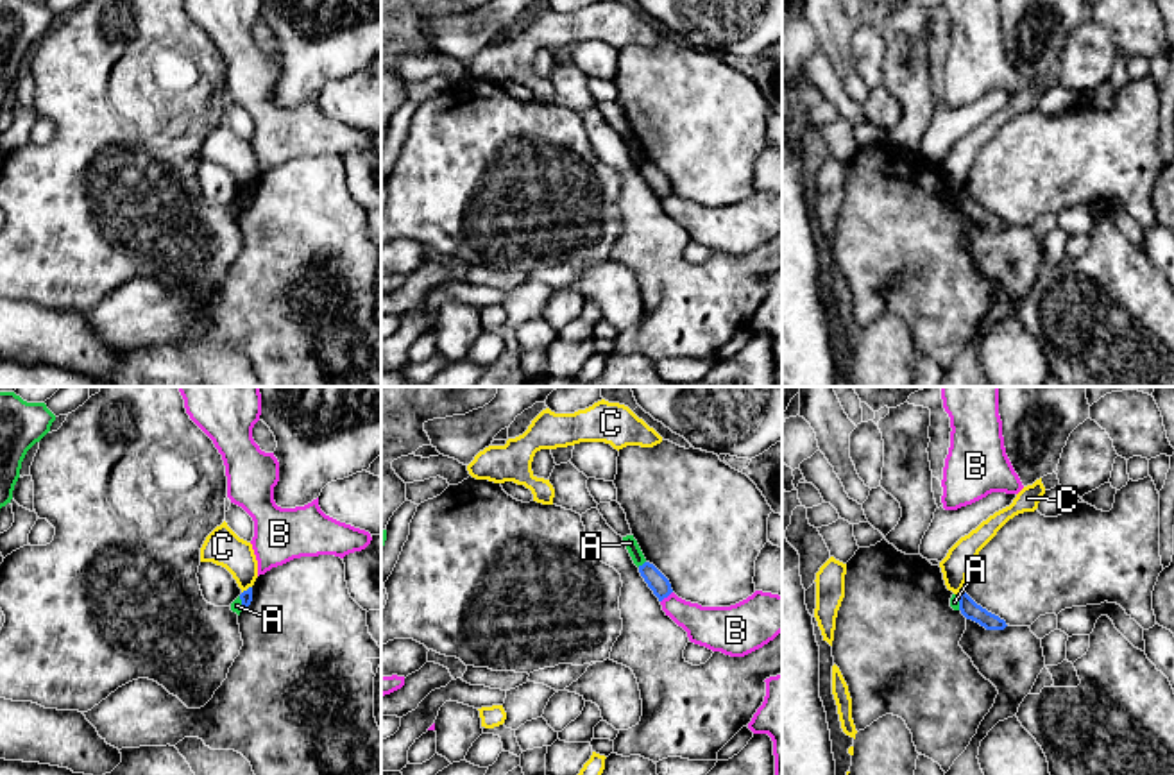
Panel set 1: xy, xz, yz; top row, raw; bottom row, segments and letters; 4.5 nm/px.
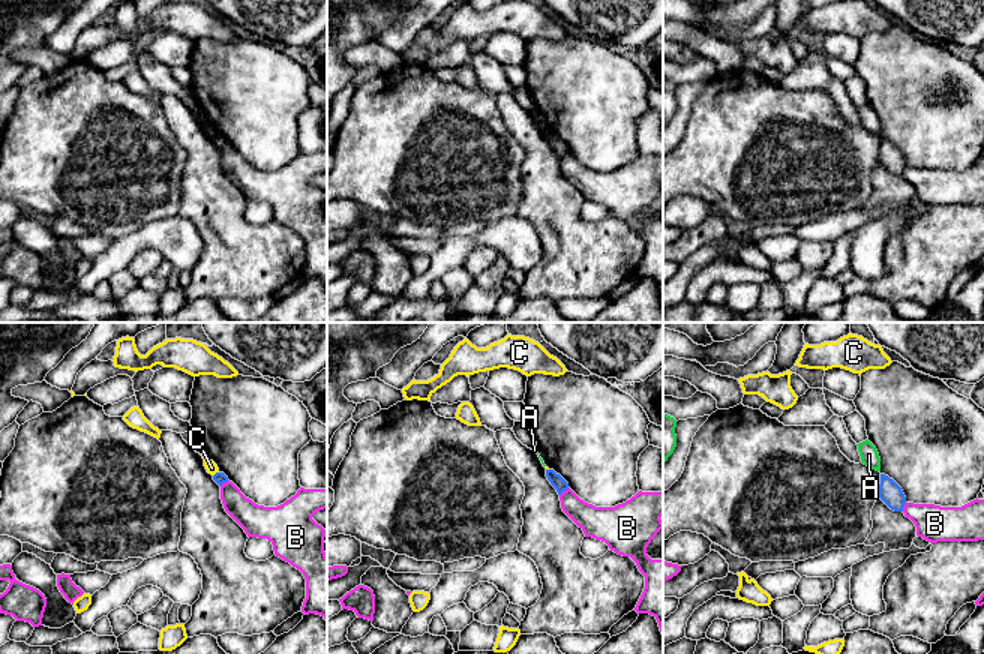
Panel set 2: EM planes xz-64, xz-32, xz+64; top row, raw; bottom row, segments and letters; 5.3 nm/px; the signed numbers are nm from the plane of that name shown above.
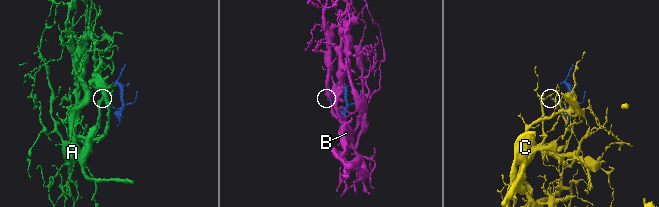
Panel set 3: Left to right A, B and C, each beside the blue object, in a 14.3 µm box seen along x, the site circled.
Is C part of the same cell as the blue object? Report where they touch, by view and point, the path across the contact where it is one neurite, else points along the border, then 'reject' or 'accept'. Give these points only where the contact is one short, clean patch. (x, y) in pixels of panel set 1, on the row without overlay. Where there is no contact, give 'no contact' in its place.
xy (247, 188) | reject

